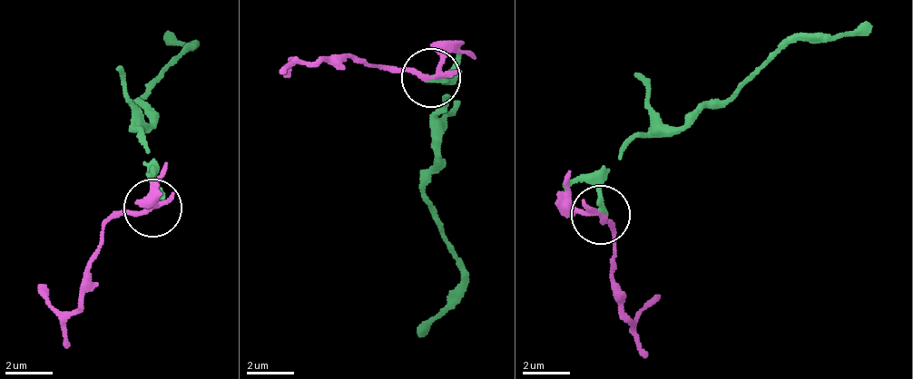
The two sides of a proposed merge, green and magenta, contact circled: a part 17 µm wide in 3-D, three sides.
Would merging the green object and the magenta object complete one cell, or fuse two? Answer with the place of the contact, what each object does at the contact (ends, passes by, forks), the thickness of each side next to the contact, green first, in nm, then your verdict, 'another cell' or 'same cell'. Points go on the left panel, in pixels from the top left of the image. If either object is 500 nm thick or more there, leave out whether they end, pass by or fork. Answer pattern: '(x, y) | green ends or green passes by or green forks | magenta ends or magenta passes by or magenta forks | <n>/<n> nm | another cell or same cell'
(152, 208) | green ends | magenta forks | 280/170 nm | another cell

